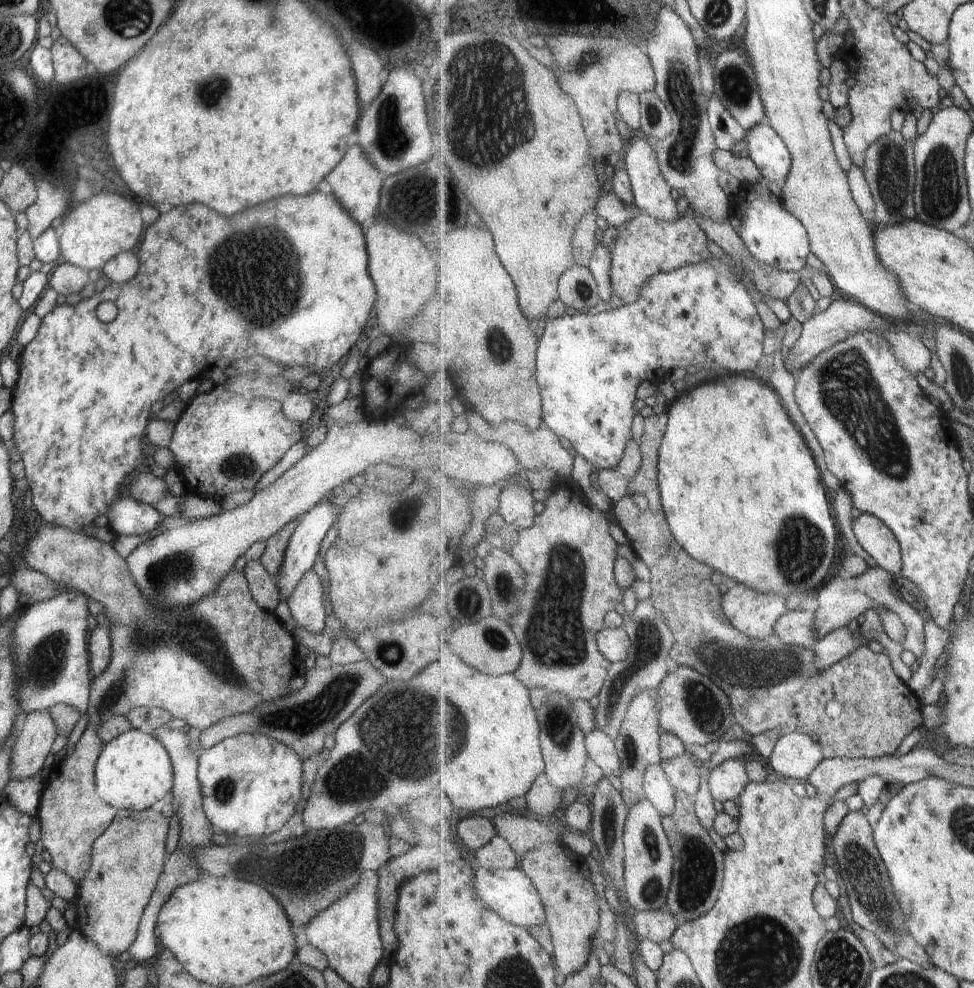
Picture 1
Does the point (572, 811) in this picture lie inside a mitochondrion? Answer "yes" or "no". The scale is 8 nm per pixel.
no

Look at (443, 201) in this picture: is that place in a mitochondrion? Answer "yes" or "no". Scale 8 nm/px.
yes

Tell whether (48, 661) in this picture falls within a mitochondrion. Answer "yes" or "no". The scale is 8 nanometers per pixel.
yes

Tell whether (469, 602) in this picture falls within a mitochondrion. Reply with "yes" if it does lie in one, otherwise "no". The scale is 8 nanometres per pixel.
yes

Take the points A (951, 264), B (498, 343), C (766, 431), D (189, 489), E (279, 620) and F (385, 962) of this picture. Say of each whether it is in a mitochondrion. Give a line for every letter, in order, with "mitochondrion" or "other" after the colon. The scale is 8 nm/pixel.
A: other
B: mitochondrion
C: mitochondrion
D: other
E: other
F: other

